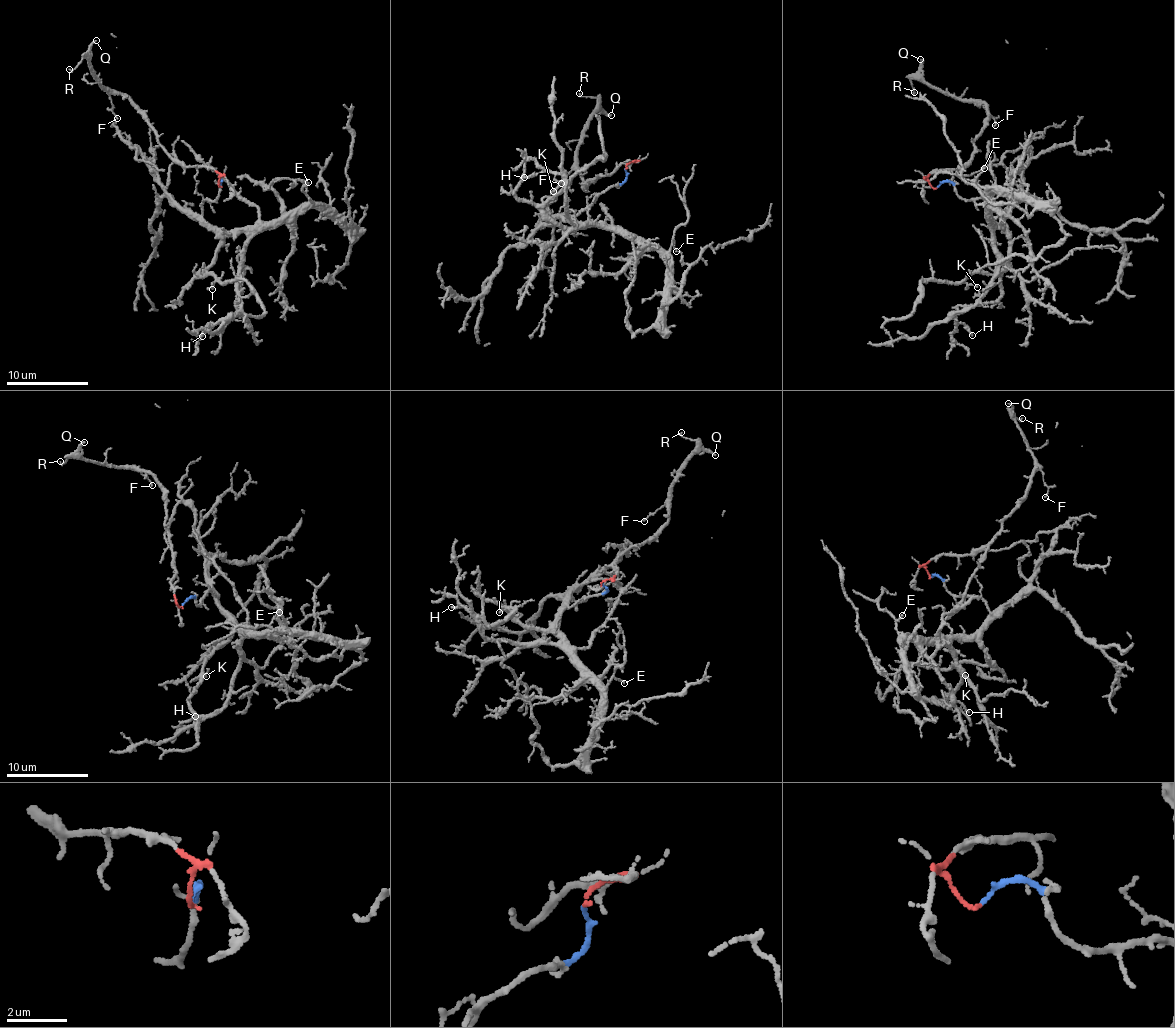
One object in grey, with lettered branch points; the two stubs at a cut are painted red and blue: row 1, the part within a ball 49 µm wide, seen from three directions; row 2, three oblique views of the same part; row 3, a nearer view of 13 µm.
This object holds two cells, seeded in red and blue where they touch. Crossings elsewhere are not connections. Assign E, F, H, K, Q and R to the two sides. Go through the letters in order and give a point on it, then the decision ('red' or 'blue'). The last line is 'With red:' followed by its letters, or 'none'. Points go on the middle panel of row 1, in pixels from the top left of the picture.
E: place (676, 251); blue
F: place (561, 183); red
H: place (524, 177); blue
K: place (553, 191); blue
Q: place (611, 115); red
R: place (579, 93); red
With red: F, Q, R

